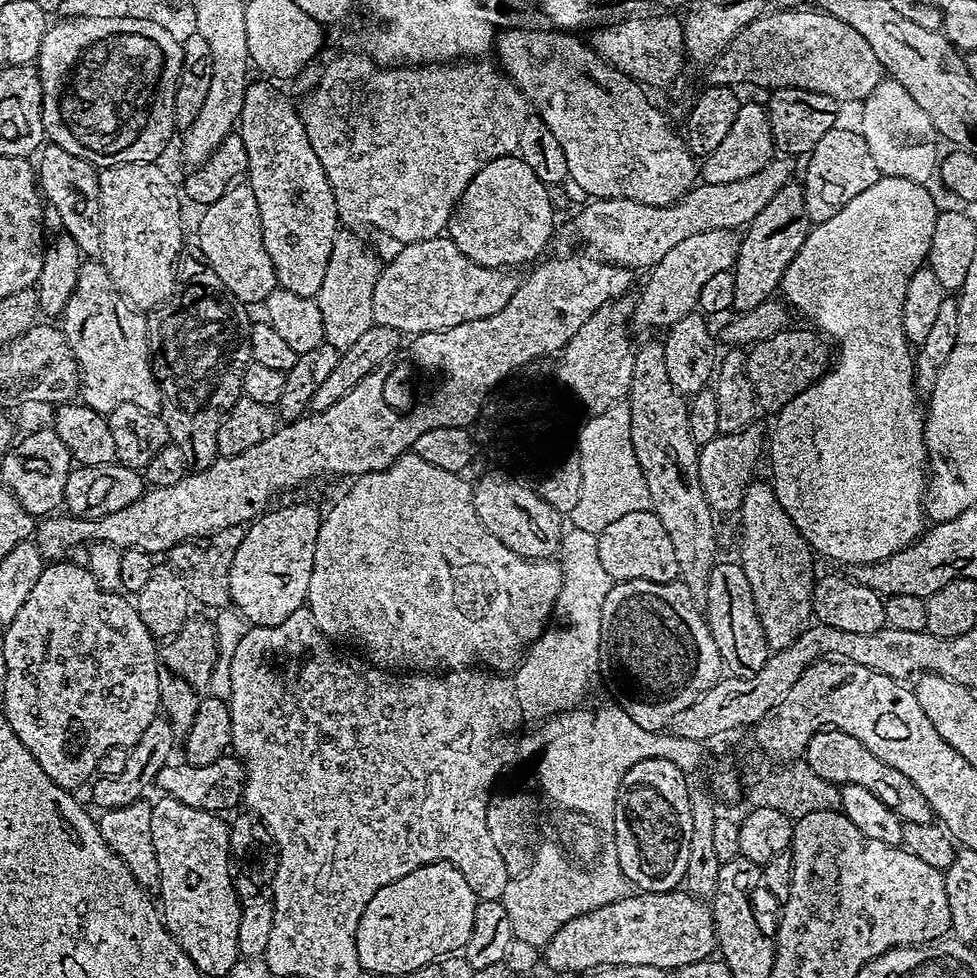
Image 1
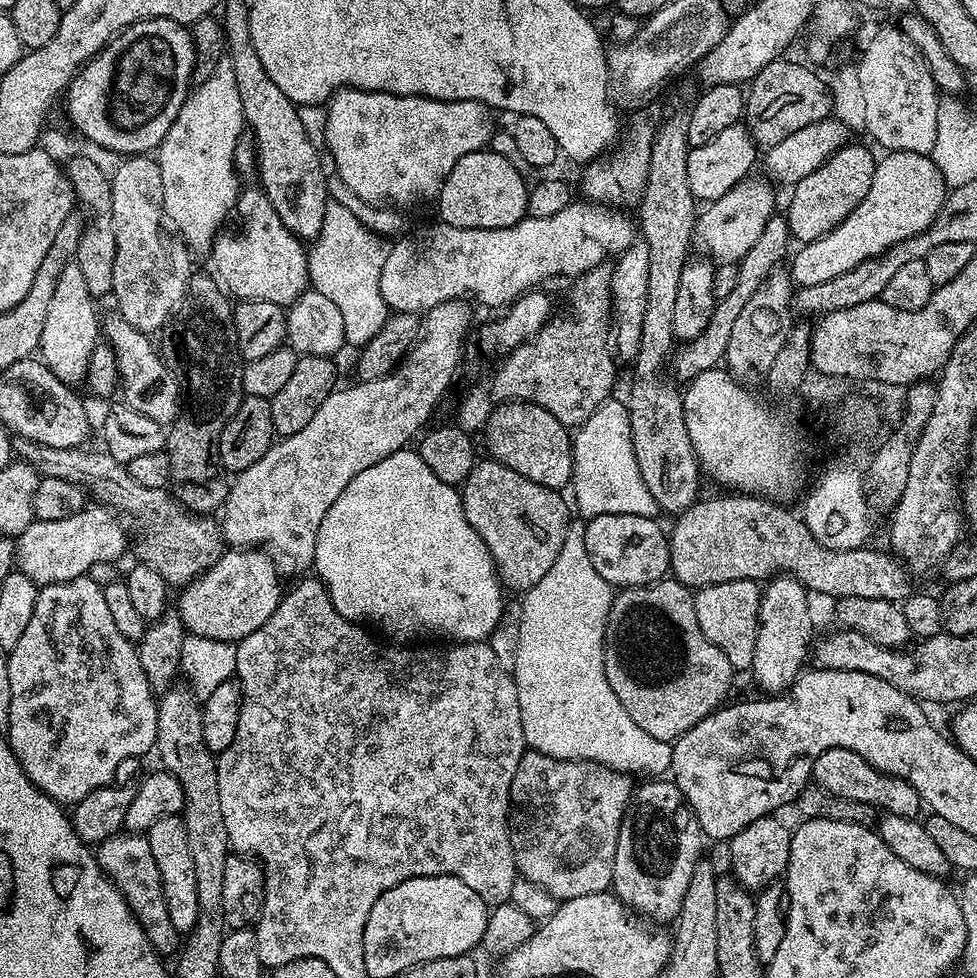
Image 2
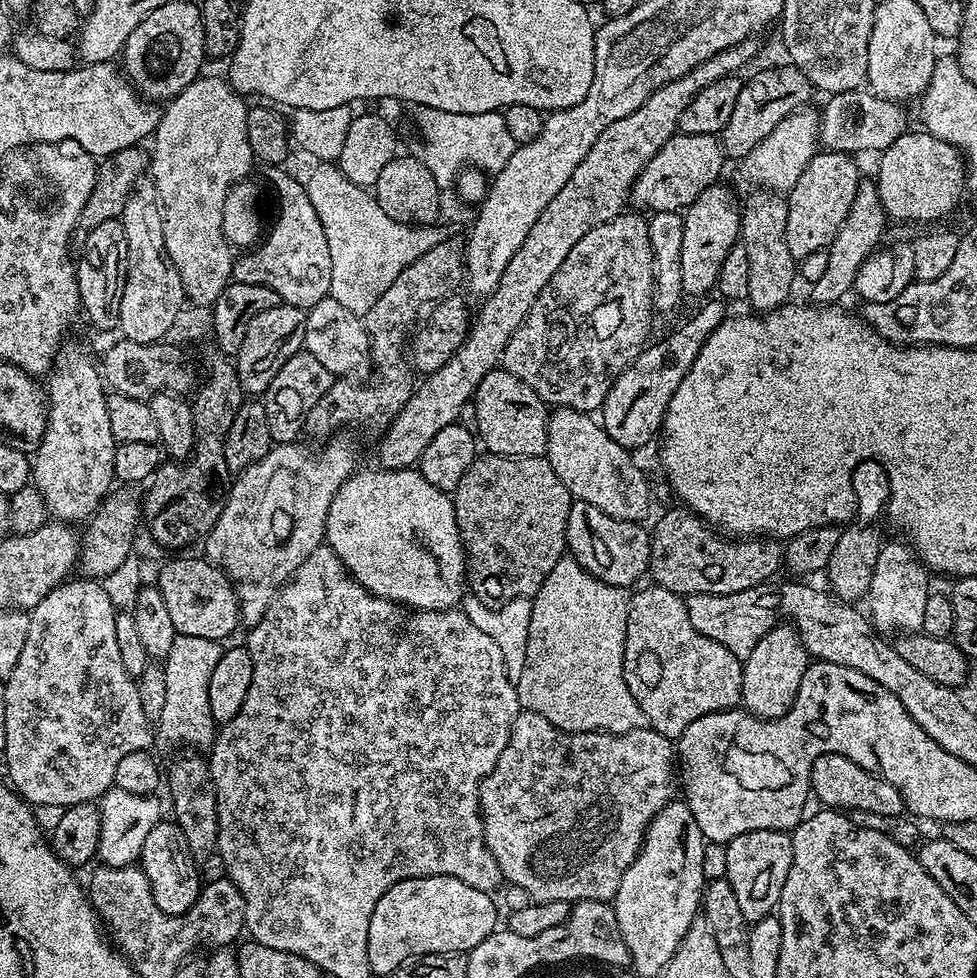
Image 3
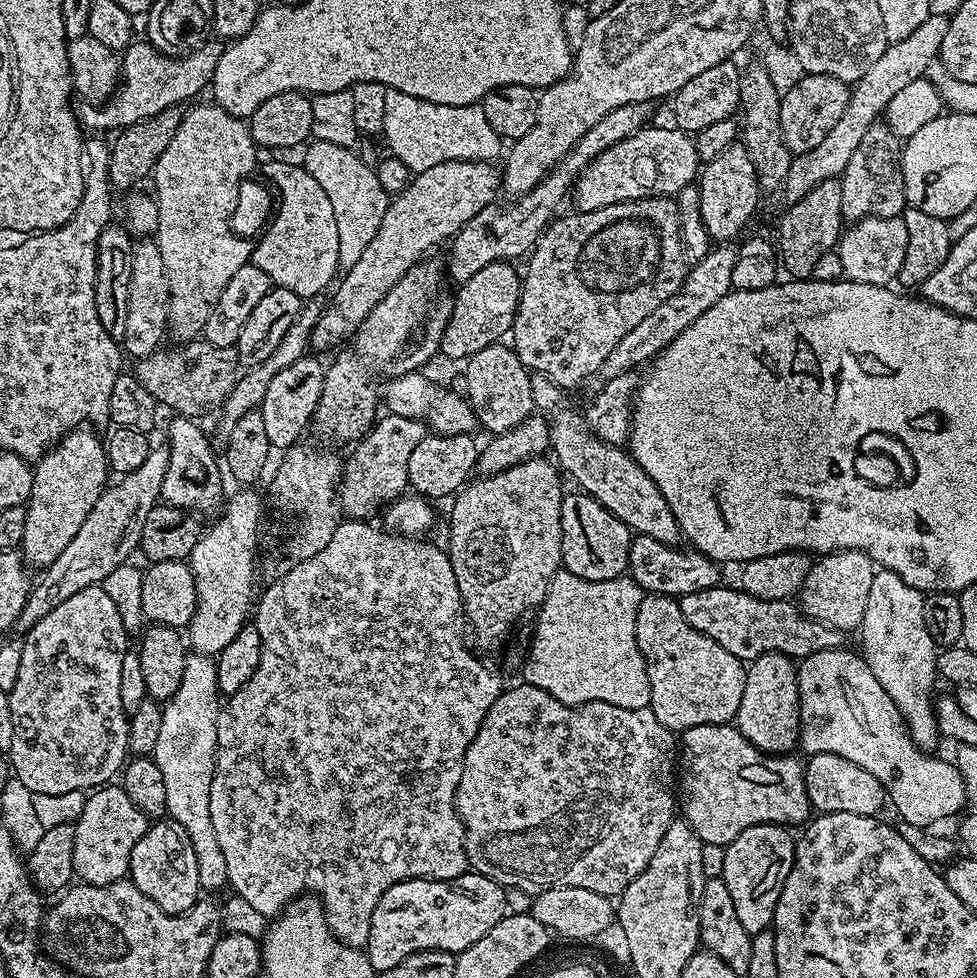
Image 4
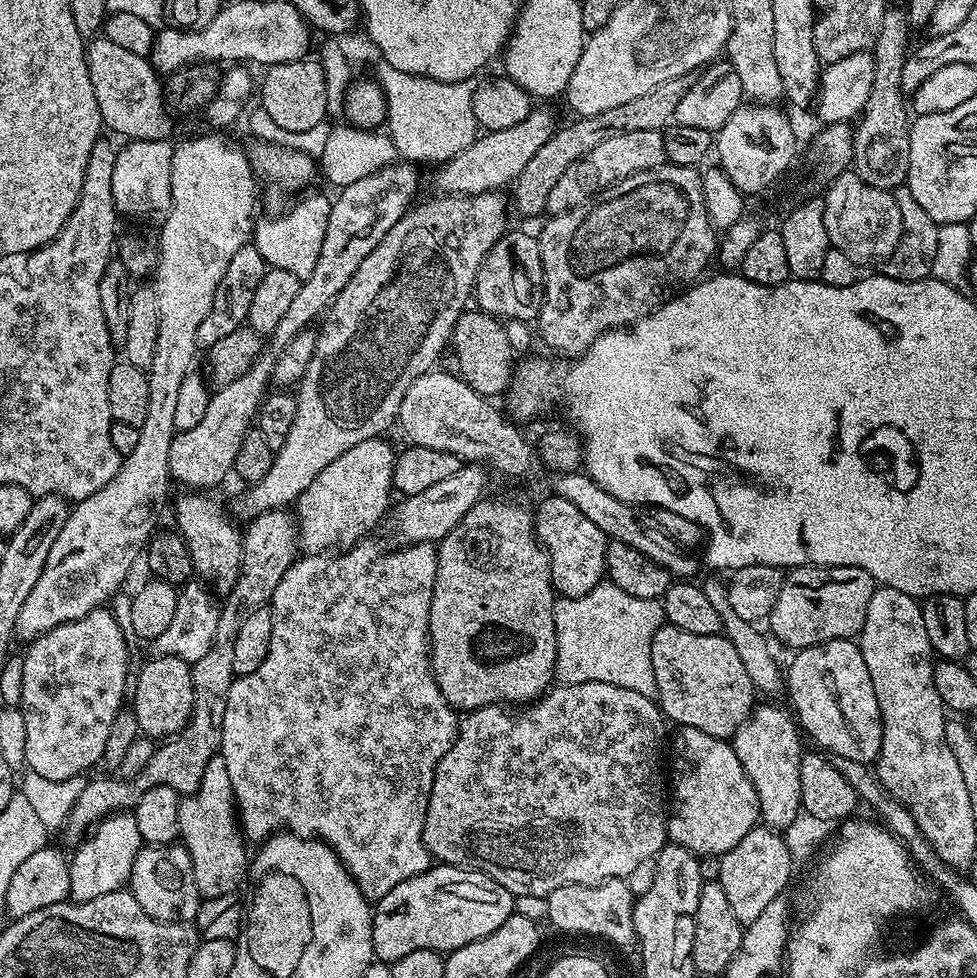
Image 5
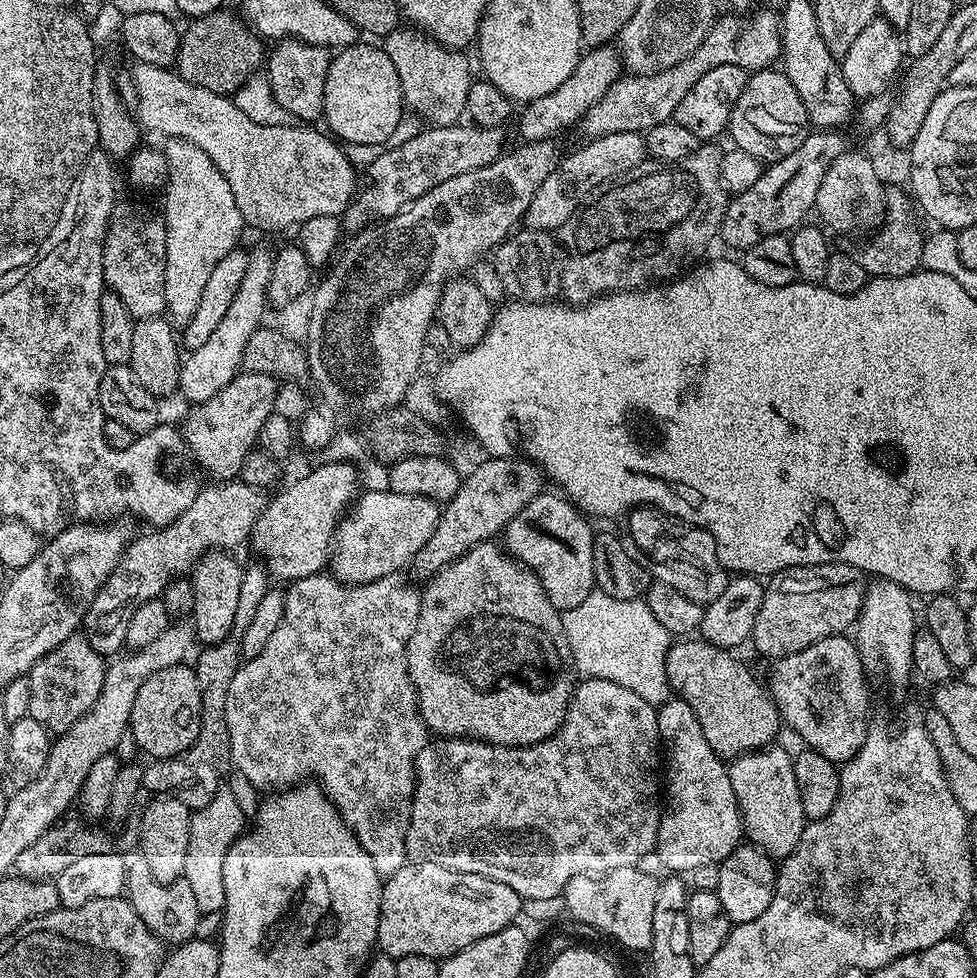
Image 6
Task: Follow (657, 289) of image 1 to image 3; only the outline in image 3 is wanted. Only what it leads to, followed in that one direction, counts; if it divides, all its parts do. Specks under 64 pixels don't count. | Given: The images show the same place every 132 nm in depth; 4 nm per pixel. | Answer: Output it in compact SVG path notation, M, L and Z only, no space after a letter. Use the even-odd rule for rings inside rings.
M812 106L802 107L778 122L778 126L774 126L774 130L770 130L770 134L766 134L766 138L762 138L762 142L758 142L758 146L754 146L754 150L744 156L744 176L750 183L760 184L756 186L761 189L787 194L794 182L802 178L802 170L810 166L810 158L816 156L819 144L820 112L812 109Z

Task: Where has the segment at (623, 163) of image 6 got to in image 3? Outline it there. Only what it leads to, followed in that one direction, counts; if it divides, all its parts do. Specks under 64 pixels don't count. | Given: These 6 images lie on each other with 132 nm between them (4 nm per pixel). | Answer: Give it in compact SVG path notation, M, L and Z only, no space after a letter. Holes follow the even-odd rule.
M706 134L671 136L666 146L662 146L662 150L658 150L658 154L654 154L650 162L646 162L642 174L638 174L638 178L632 183L631 203L636 203L637 209L648 208L649 213L680 212L690 207L698 194L721 179L720 171L724 164L726 165L724 149L720 147L717 137Z

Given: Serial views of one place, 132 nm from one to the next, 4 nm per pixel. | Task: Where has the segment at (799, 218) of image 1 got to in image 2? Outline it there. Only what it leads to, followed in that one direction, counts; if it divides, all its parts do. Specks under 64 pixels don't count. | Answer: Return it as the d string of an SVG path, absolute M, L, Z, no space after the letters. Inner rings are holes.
M780 214L772 215L770 222L766 222L766 230L762 230L762 238L758 238L758 242L754 242L754 246L750 246L748 253L738 261L738 286L734 286L734 290L726 294L726 298L716 301L716 309L706 330L702 330L698 338L681 343L675 349L670 360L670 368L671 371L672 368L676 371L677 381L690 382L698 374L717 367L724 360L726 350L730 346L730 334L734 331L734 325L741 316L746 302L750 302L750 294L760 289L768 275L783 265L780 263L783 262L784 255L788 252L788 244L790 245L790 233L787 219Z

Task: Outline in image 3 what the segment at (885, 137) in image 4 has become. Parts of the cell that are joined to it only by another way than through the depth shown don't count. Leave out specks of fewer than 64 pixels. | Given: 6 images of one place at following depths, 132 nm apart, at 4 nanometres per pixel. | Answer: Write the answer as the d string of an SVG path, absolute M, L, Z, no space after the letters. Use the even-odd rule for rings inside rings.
M870 180L861 181L858 192L855 195L850 214L842 224L842 230L838 230L835 240L827 251L826 270L822 278L811 281L811 303L817 306L836 306L841 303L847 292L851 293L856 287L856 275L865 258L874 252L879 244L888 223L888 215L881 204L880 192L875 183Z

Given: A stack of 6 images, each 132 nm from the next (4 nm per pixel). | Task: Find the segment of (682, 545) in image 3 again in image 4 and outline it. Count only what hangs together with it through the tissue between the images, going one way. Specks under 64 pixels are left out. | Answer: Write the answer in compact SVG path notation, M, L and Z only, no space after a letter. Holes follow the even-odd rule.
M633 535L627 575L631 576L632 581L646 594L673 598L694 594L703 588L715 588L721 583L722 568L715 560L709 560L695 550L680 551L679 547L663 545L650 536Z

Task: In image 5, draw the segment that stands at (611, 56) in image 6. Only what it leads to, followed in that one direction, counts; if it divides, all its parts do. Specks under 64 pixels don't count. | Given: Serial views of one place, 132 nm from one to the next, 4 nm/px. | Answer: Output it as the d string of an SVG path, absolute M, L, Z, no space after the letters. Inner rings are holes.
M536 106L518 126L509 126L506 130L494 130L478 135L472 145L466 146L437 169L439 172L436 184L440 188L438 190L445 195L473 196L483 192L495 192L511 185L516 176L522 174L526 162L534 158L534 153L551 138L557 127L555 114L548 108Z

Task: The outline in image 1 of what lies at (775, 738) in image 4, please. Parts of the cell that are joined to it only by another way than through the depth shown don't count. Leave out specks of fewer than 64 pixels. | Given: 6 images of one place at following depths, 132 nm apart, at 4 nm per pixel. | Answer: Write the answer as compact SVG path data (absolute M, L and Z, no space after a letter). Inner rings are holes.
M753 482L738 513L740 519L740 557L738 563L750 582L754 606L762 622L764 637L772 652L790 646L813 623L812 589L818 572L812 569L814 553L794 522L782 510L771 483Z

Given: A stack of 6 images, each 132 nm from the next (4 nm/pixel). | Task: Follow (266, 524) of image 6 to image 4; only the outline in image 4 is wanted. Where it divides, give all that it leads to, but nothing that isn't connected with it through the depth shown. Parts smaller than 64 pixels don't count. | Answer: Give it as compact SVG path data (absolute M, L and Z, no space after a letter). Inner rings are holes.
M384 414L372 425L370 431L355 445L349 460L342 464L338 485L338 508L345 517L367 521L381 509L400 499L409 491L408 467L410 453L426 435L423 420L411 420L401 416Z

